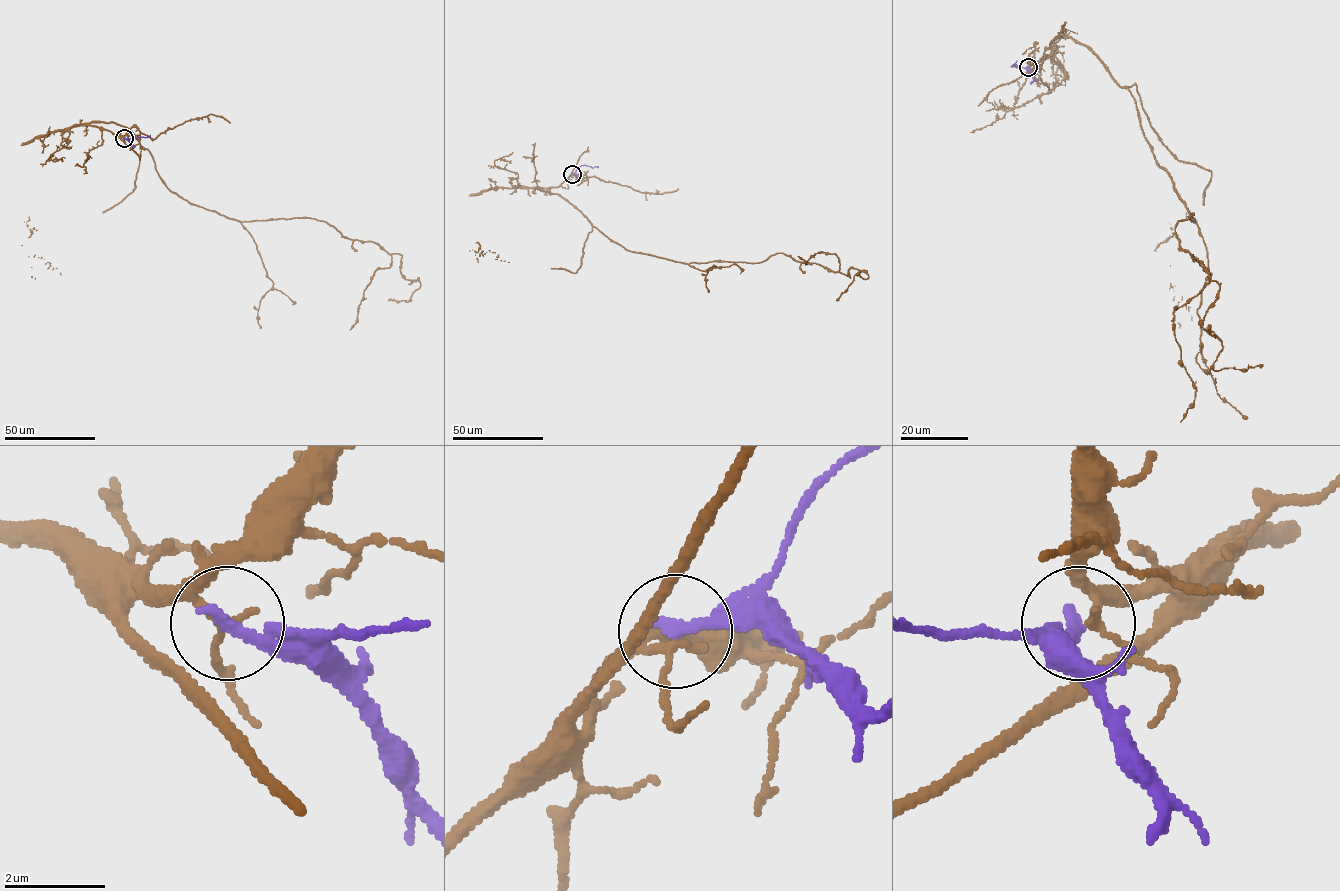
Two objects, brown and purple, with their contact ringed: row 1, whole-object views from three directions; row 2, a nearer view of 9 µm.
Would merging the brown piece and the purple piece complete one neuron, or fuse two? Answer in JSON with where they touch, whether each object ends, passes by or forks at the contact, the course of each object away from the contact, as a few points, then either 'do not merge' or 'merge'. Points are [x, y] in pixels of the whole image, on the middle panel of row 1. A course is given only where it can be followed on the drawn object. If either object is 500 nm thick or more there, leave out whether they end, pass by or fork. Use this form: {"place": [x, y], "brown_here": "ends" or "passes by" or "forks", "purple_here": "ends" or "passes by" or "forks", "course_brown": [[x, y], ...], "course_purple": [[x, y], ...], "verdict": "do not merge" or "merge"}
{"place": [572, 174], "brown_here": "passes by", "purple_here": "ends", "course_brown": [[572, 174], [530, 187], [558, 193], [626, 249], [686, 264], [785, 254], [866, 272], [836, 300]], "course_purple": [[572, 174], [582, 165], [598, 168]], "verdict": "do not merge"}

